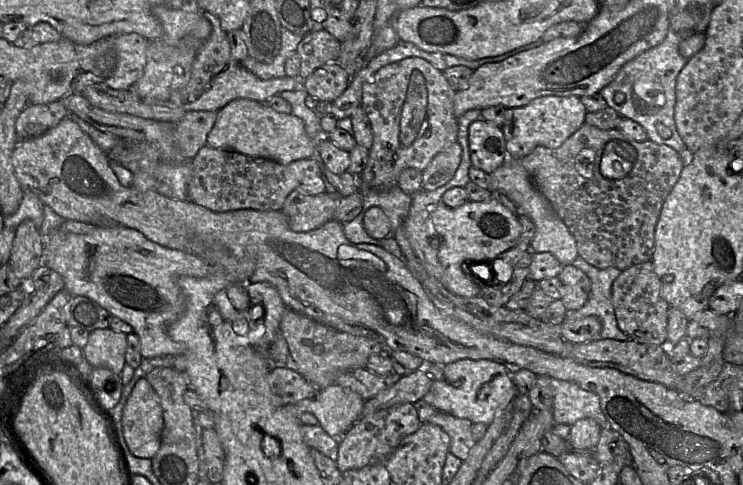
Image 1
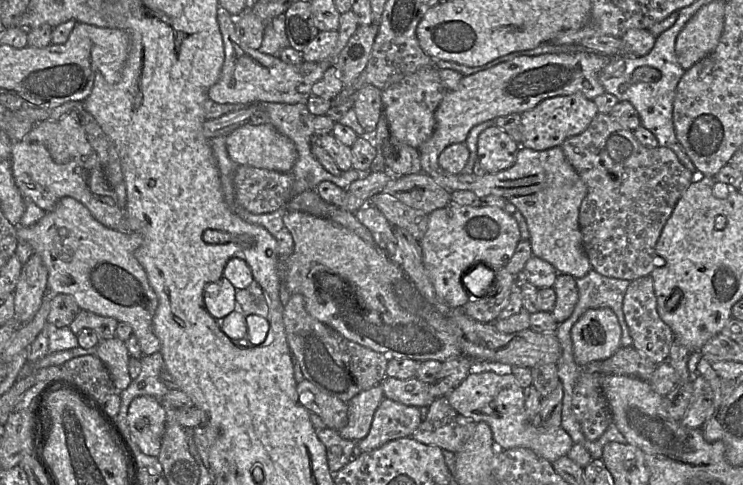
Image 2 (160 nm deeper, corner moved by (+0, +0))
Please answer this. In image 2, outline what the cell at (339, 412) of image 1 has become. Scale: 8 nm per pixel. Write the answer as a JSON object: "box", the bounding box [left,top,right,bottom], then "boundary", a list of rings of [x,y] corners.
{"box":[338,384,384,441],"boundary":[[[380,384],[364,390],[347,402],[348,422],[338,431],[339,435],[348,440],[359,441],[369,433],[373,415],[384,399]]]}

